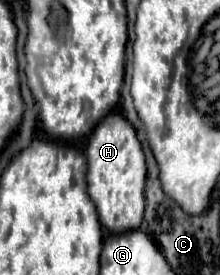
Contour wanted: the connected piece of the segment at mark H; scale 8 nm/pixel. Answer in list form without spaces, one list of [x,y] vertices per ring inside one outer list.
[[[110,113],[88,139],[88,195],[98,209],[102,227],[110,233],[124,233],[140,229],[144,217],[144,187],[146,187],[146,161],[142,143],[136,129],[122,113]]]

